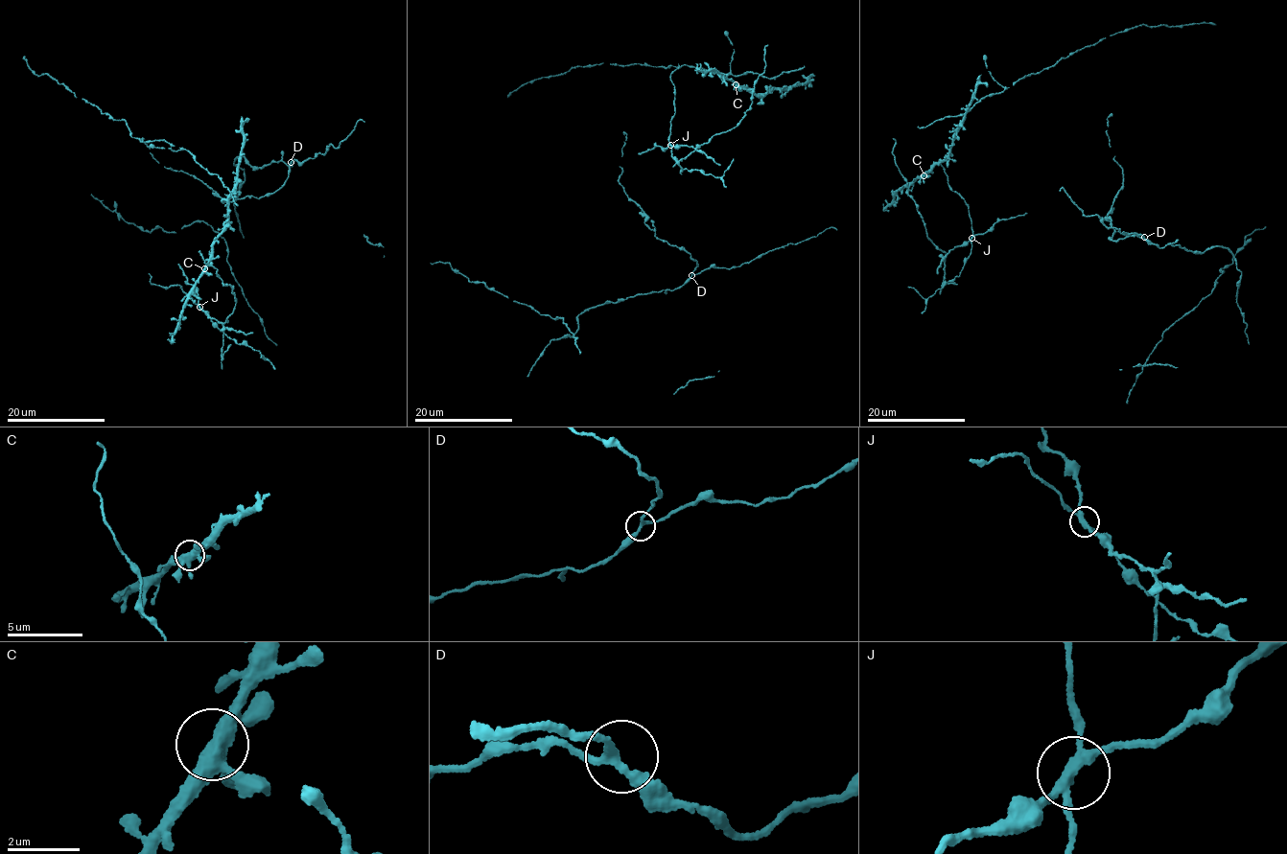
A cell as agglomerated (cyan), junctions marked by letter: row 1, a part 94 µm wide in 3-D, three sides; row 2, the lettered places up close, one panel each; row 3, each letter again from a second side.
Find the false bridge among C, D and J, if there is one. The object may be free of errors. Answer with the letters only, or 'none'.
J

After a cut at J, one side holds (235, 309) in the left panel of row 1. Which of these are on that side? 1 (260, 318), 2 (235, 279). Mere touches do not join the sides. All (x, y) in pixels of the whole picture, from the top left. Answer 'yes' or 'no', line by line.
1: no
2: no

